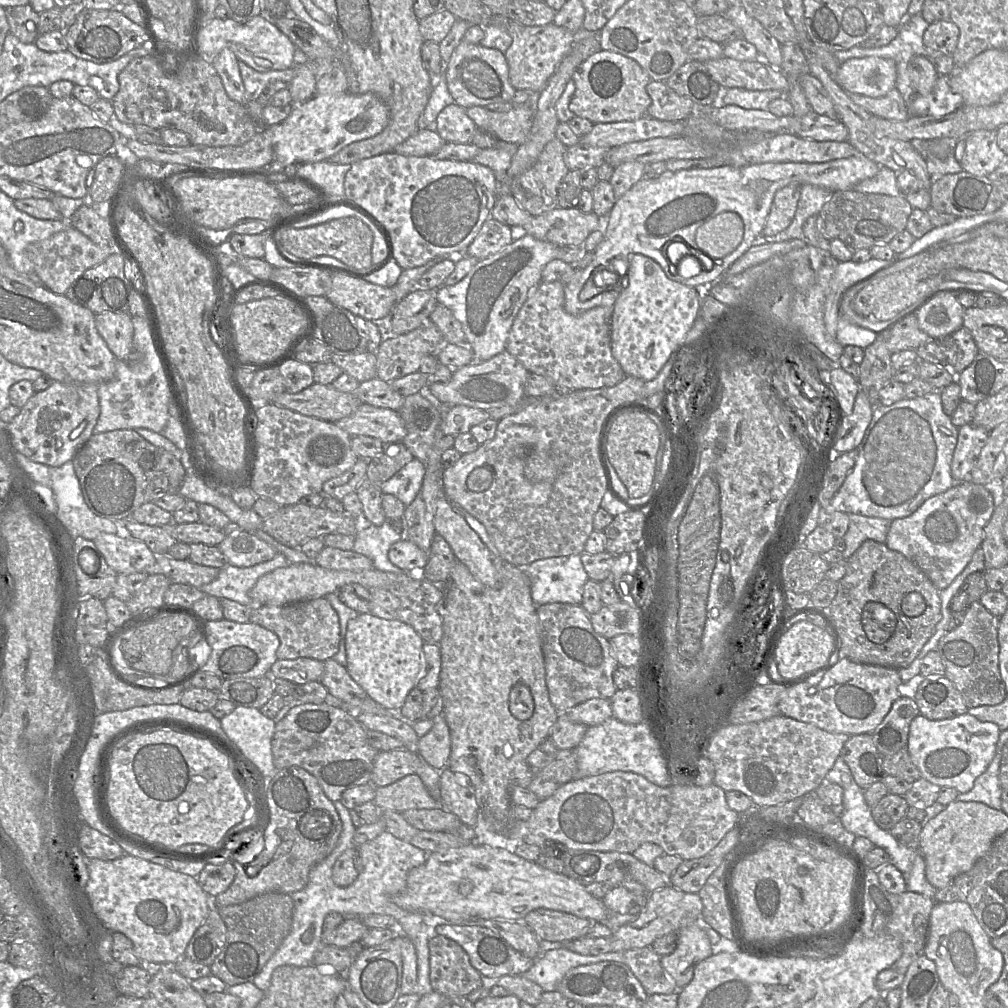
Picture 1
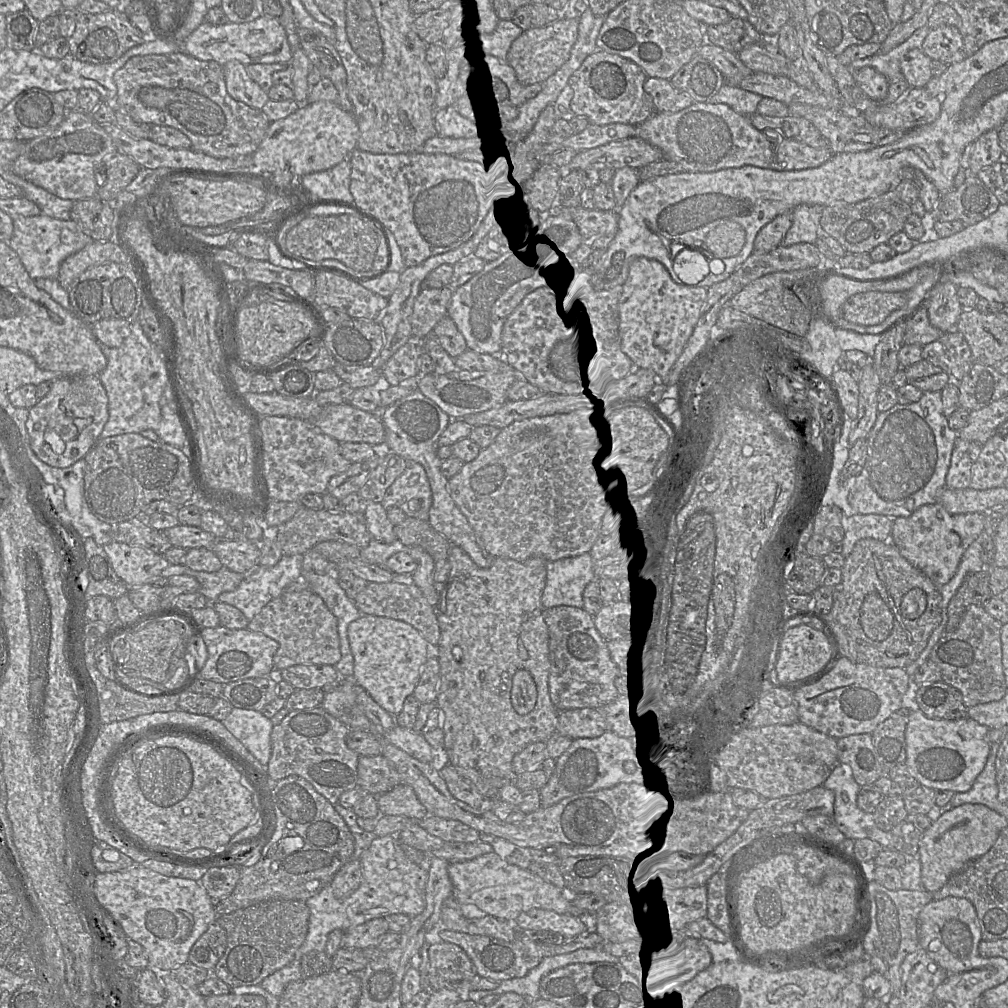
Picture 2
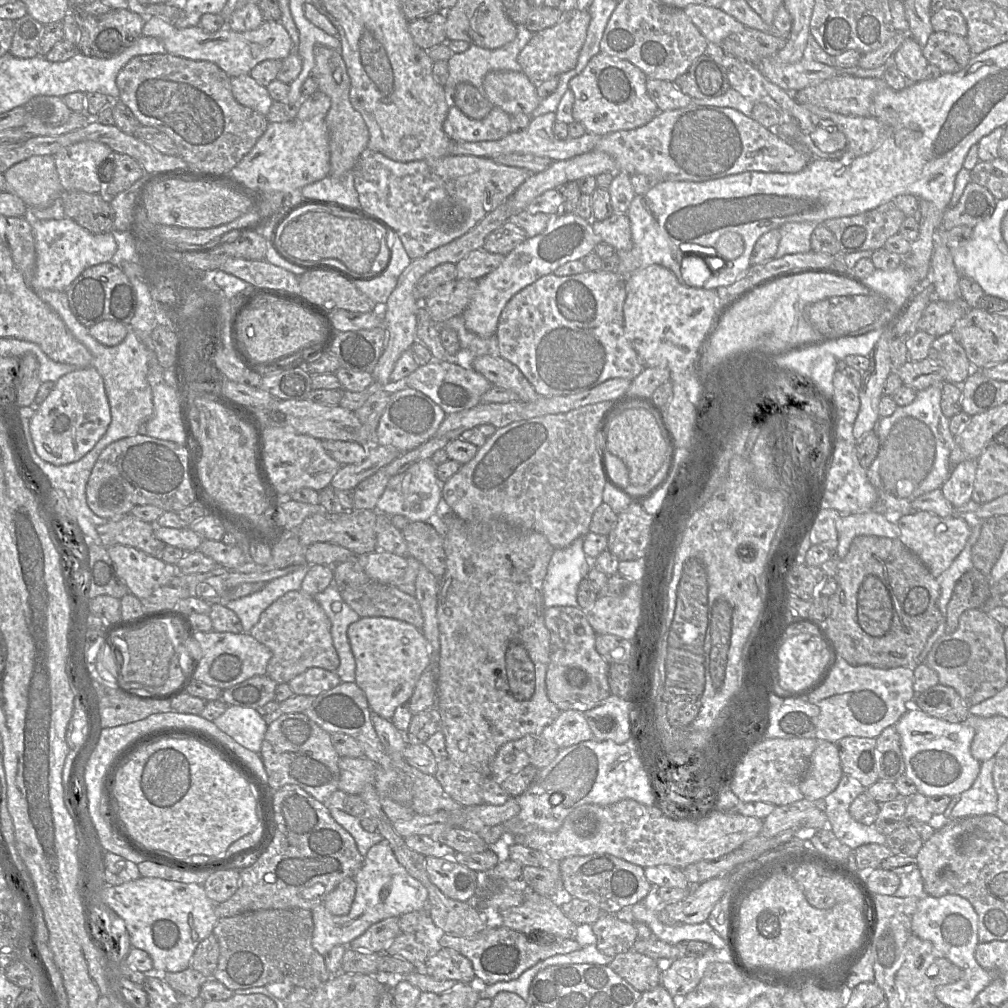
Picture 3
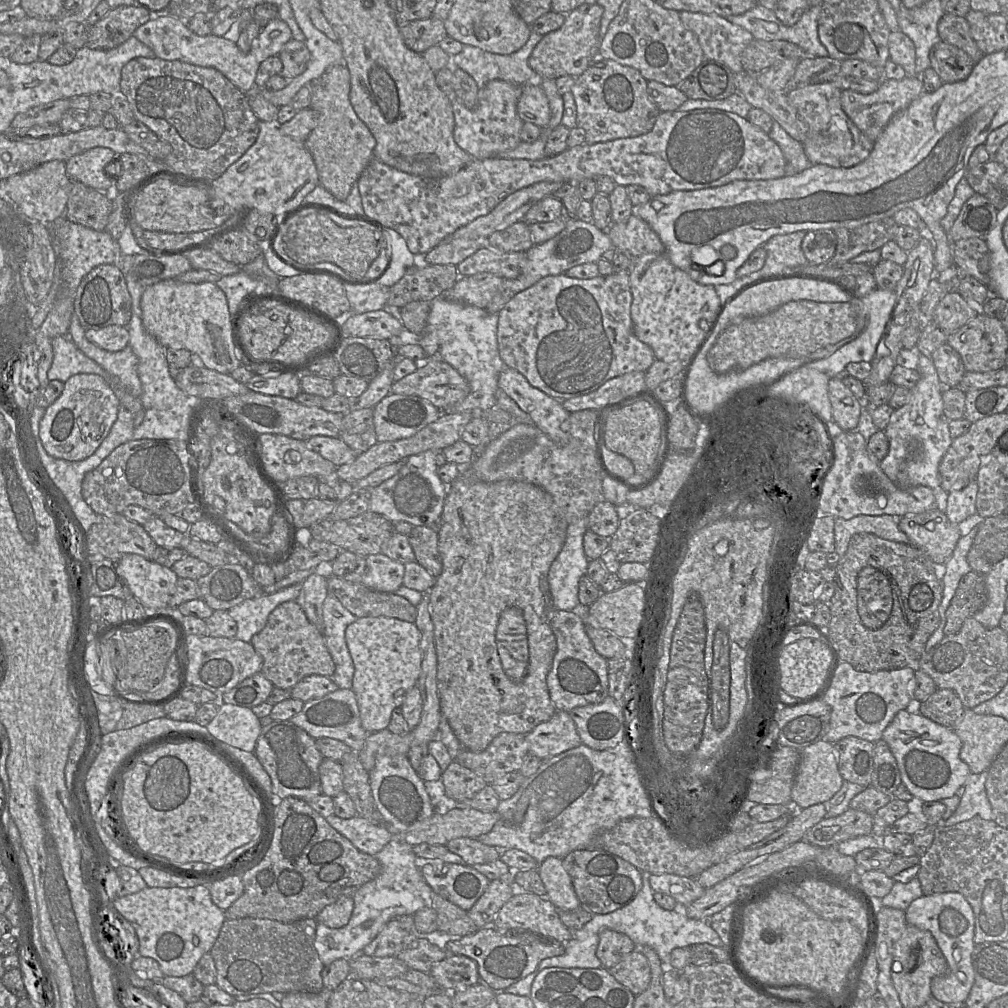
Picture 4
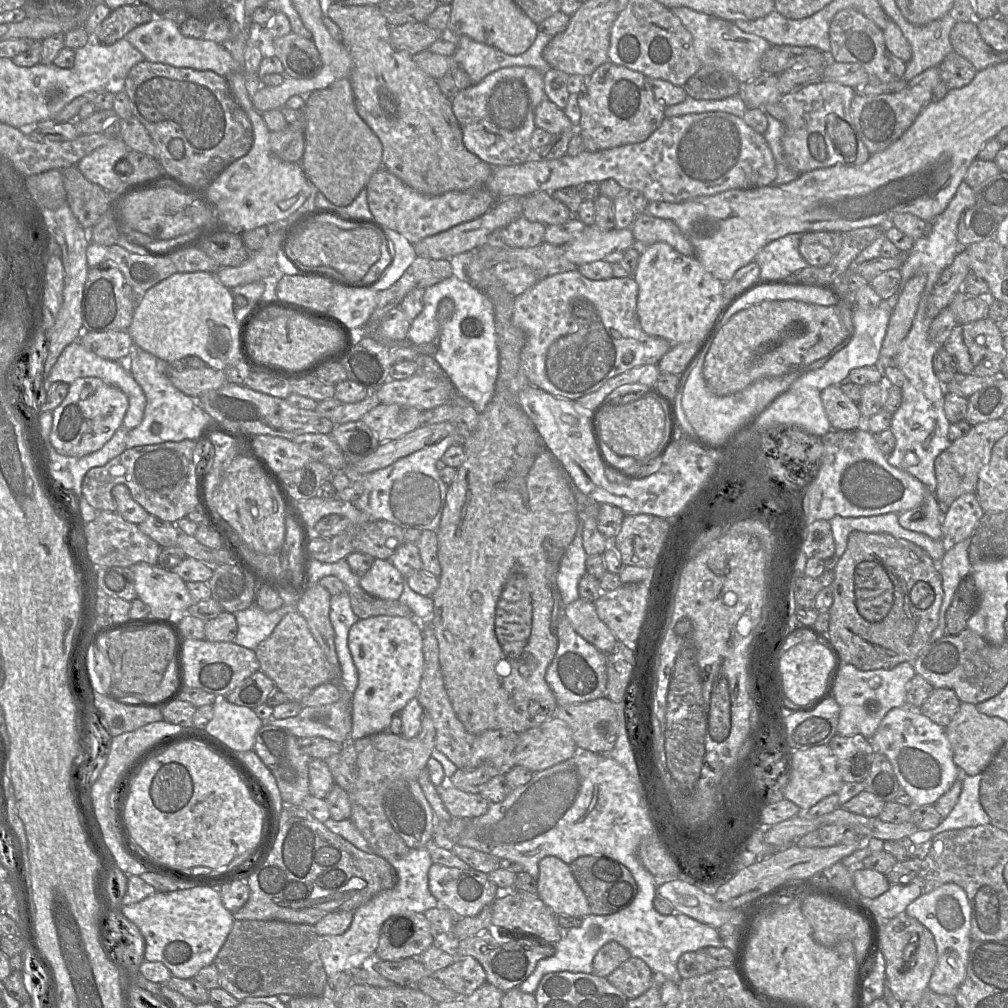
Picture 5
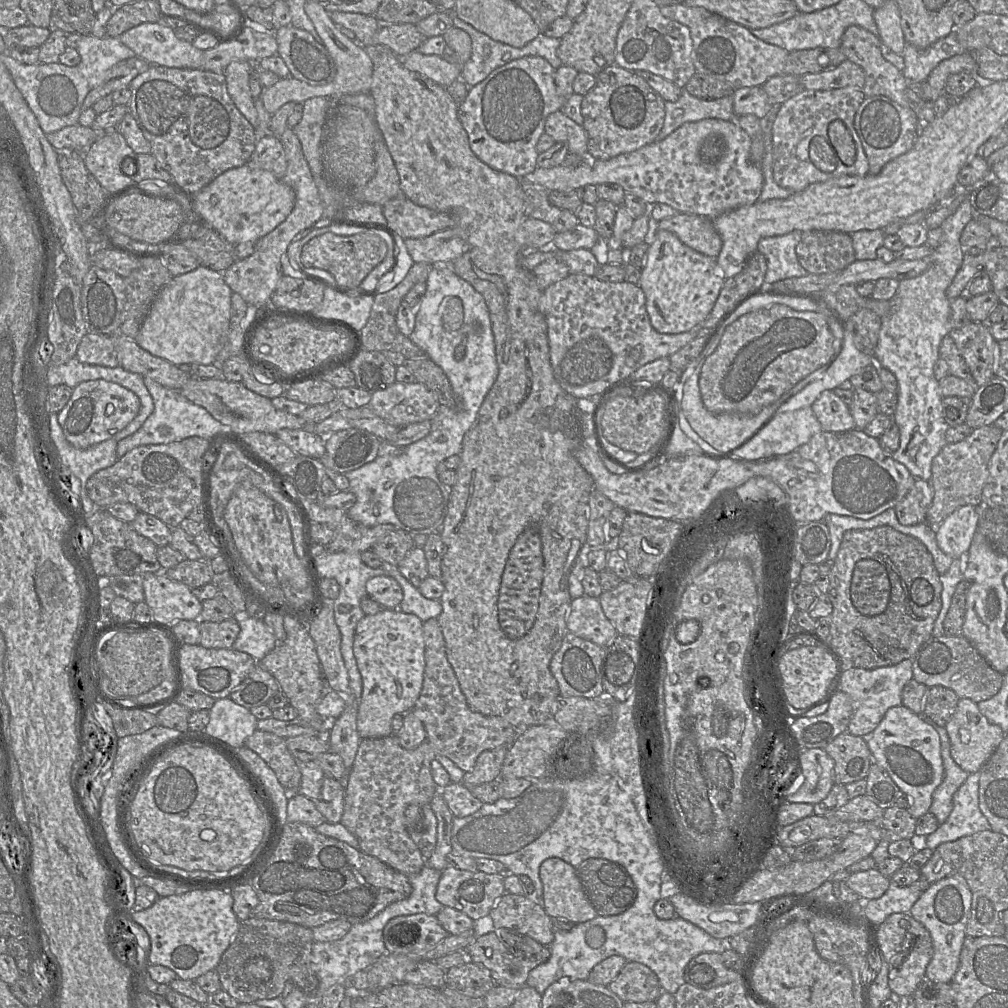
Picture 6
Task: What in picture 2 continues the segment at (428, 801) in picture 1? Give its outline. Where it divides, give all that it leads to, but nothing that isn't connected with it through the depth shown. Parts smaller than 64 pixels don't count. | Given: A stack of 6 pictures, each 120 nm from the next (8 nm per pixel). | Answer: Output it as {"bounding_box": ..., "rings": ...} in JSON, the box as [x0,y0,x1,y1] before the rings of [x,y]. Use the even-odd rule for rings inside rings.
{"bounding_box":[377,784,428,820],"rings":[[[399,784],[377,796],[377,804],[380,815],[406,816],[413,820],[421,820],[428,816],[413,788],[407,784]]]}

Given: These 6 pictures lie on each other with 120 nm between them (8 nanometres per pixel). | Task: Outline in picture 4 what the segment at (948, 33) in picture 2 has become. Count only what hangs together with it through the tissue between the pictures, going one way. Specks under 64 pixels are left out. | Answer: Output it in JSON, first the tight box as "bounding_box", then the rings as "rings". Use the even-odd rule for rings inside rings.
{"bounding_box":[929,41,974,83],"rings":[[[940,41],[929,53],[931,67],[944,83],[965,80],[972,73],[974,61],[963,50]]]}

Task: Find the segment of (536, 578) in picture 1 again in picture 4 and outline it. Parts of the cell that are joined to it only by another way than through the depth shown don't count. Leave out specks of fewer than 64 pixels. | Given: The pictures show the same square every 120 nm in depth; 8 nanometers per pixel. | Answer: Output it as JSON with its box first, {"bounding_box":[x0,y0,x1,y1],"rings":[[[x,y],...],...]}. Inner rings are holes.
{"bounding_box":[548,517,589,610],"rings":[[[588,517],[569,523],[564,545],[548,571],[549,588],[557,610],[581,609],[579,582],[587,575],[589,564],[583,548],[587,530]]]}

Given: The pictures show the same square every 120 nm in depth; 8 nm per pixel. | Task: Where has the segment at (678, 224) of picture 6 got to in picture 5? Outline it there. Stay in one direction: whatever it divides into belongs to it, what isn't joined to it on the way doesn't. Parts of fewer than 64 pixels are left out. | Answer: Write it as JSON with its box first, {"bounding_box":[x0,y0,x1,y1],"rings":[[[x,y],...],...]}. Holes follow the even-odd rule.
{"bounding_box":[630,213,696,256],"rings":[[[647,213],[637,214],[630,229],[636,244],[641,247],[665,242],[685,256],[696,256],[693,245],[672,220],[656,218]]]}

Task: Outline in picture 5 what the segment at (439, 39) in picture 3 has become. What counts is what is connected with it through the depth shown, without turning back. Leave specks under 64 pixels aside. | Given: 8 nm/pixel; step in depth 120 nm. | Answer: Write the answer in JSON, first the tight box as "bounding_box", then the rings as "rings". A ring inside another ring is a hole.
{"bounding_box":[391,22,442,55],"rings":[[[408,22],[391,27],[392,45],[410,55],[428,50],[432,43],[442,37],[442,32],[429,27],[425,22]]]}

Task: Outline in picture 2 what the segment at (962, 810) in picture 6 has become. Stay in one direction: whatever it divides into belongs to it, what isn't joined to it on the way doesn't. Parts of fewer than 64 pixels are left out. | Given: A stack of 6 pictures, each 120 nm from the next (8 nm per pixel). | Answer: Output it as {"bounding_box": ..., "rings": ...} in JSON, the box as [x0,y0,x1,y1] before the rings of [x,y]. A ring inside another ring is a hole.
{"bounding_box":[952,742,1000,810],"rings":[[[1000,742],[991,744],[984,769],[976,777],[972,787],[966,792],[956,792],[952,808],[963,804],[982,804],[992,810],[997,809],[998,785],[996,783],[996,754]]]}

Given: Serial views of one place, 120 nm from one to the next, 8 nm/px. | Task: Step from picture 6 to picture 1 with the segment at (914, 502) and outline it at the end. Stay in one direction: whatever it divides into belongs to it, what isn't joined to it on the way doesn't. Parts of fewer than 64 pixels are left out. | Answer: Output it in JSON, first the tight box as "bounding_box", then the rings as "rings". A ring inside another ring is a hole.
{"bounding_box":[885,481,994,590],"rings":[[[957,481],[947,491],[927,499],[911,515],[892,520],[885,544],[912,561],[939,590],[943,590],[965,569],[981,546],[984,528],[994,509],[991,486]]]}

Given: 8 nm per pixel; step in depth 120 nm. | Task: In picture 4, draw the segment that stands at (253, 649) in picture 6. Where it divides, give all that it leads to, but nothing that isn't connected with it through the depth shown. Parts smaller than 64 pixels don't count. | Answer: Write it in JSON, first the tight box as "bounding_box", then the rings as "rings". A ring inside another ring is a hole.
{"bounding_box":[229,583,302,643],"rings":[[[298,583],[275,593],[263,593],[229,609],[229,615],[237,623],[235,638],[251,643],[252,637],[266,626],[271,612],[284,602],[296,601],[301,588],[302,583]]]}

